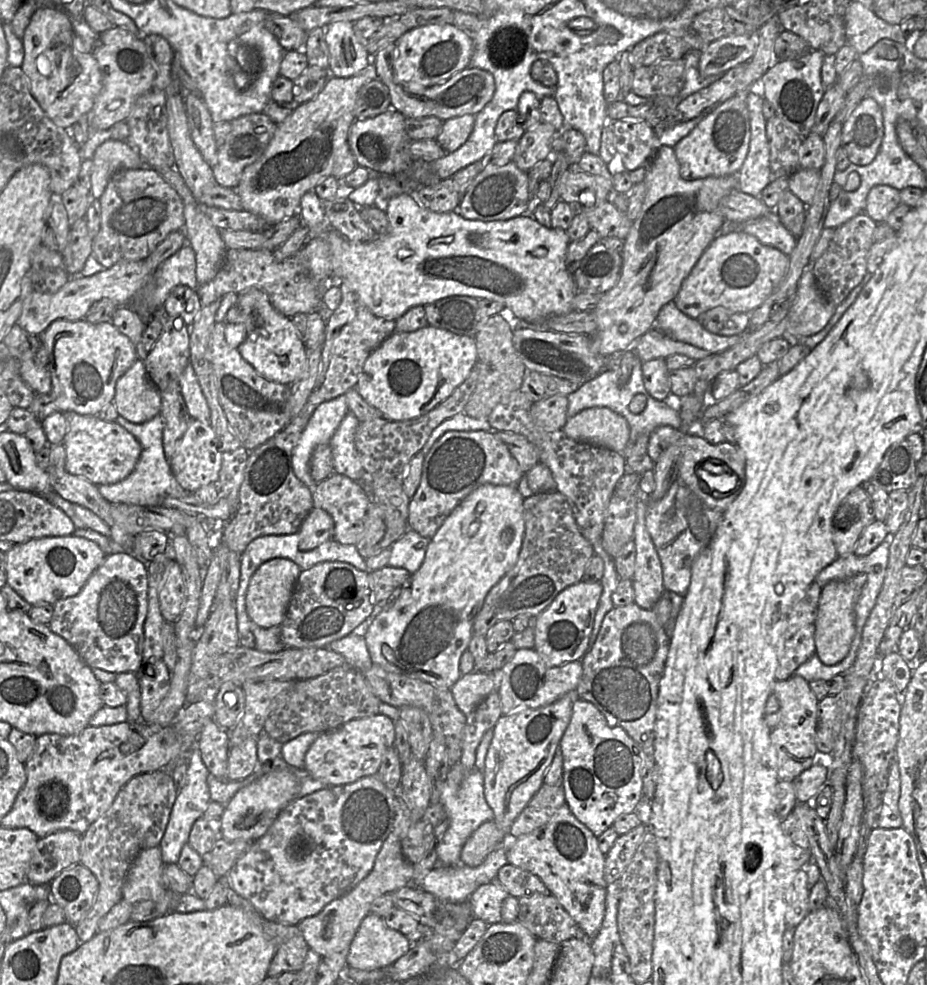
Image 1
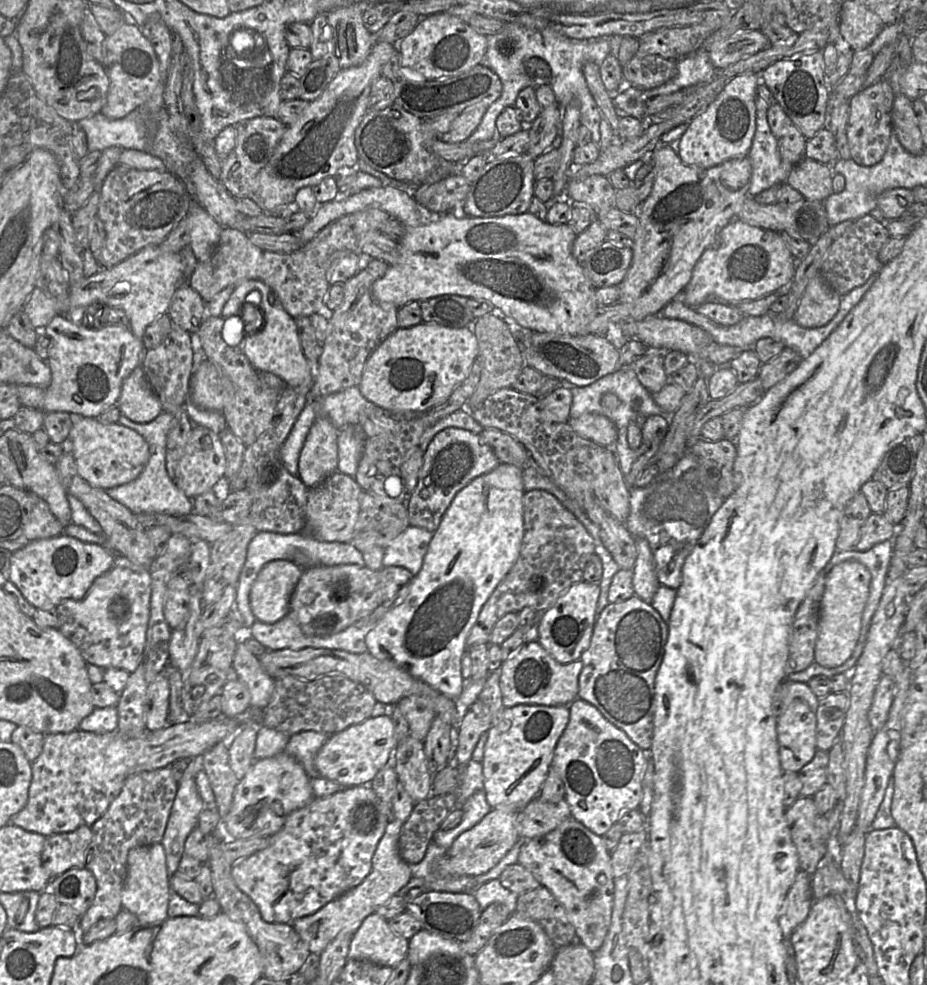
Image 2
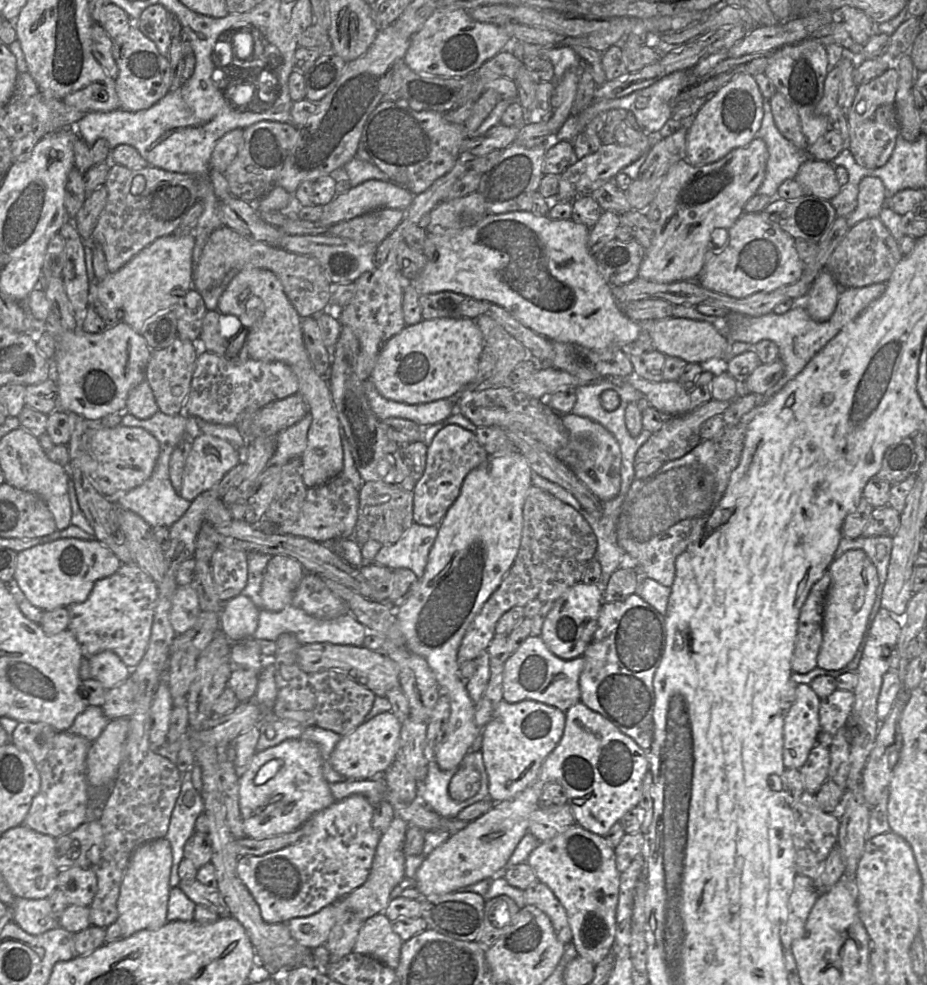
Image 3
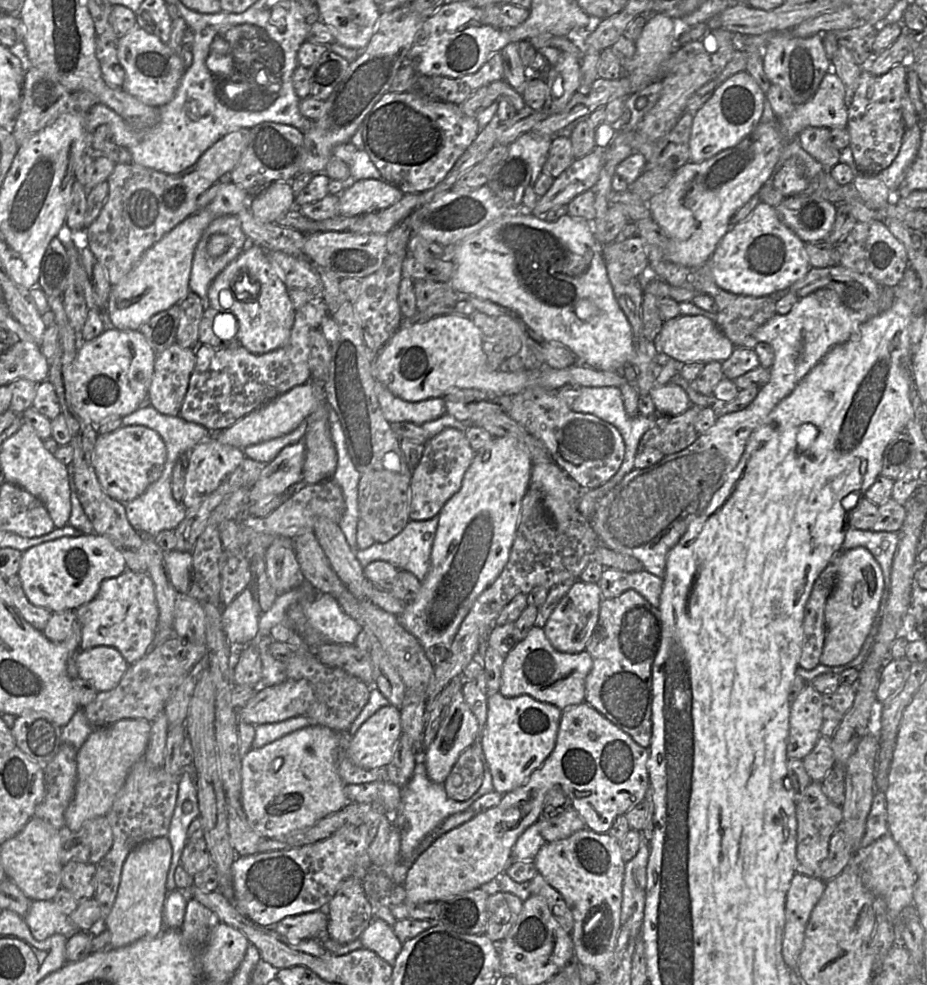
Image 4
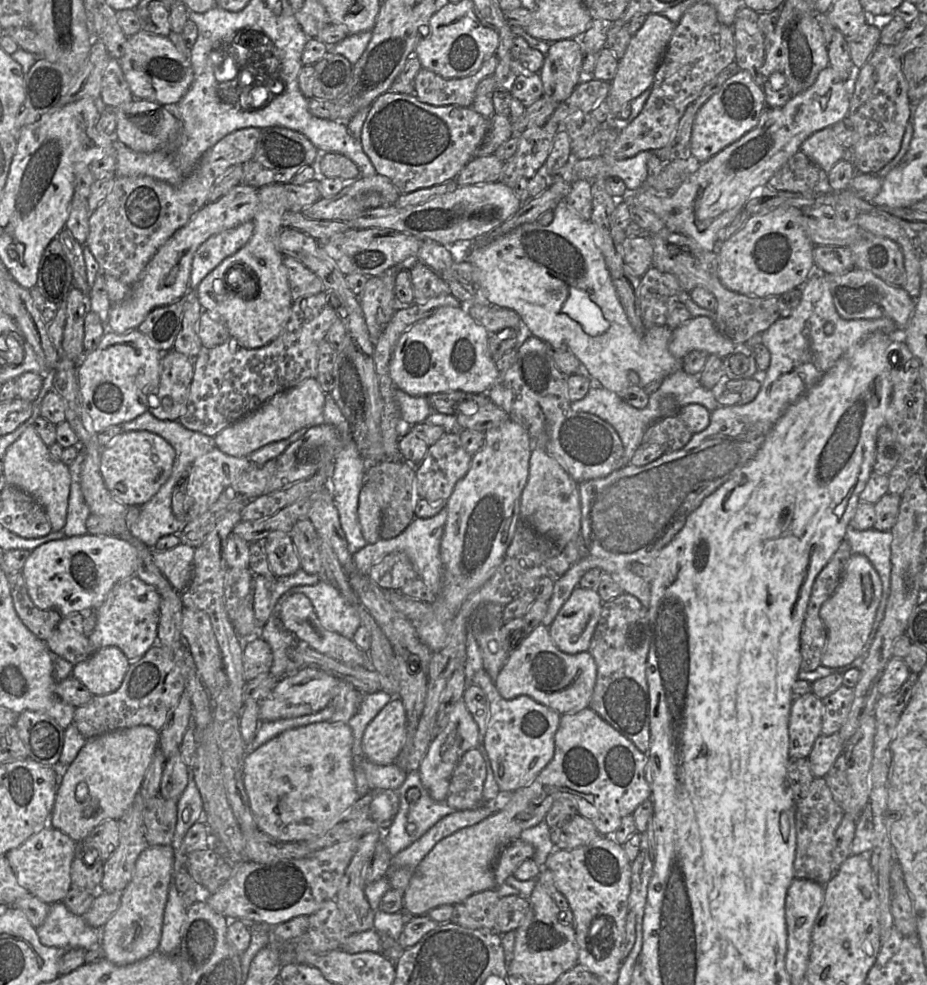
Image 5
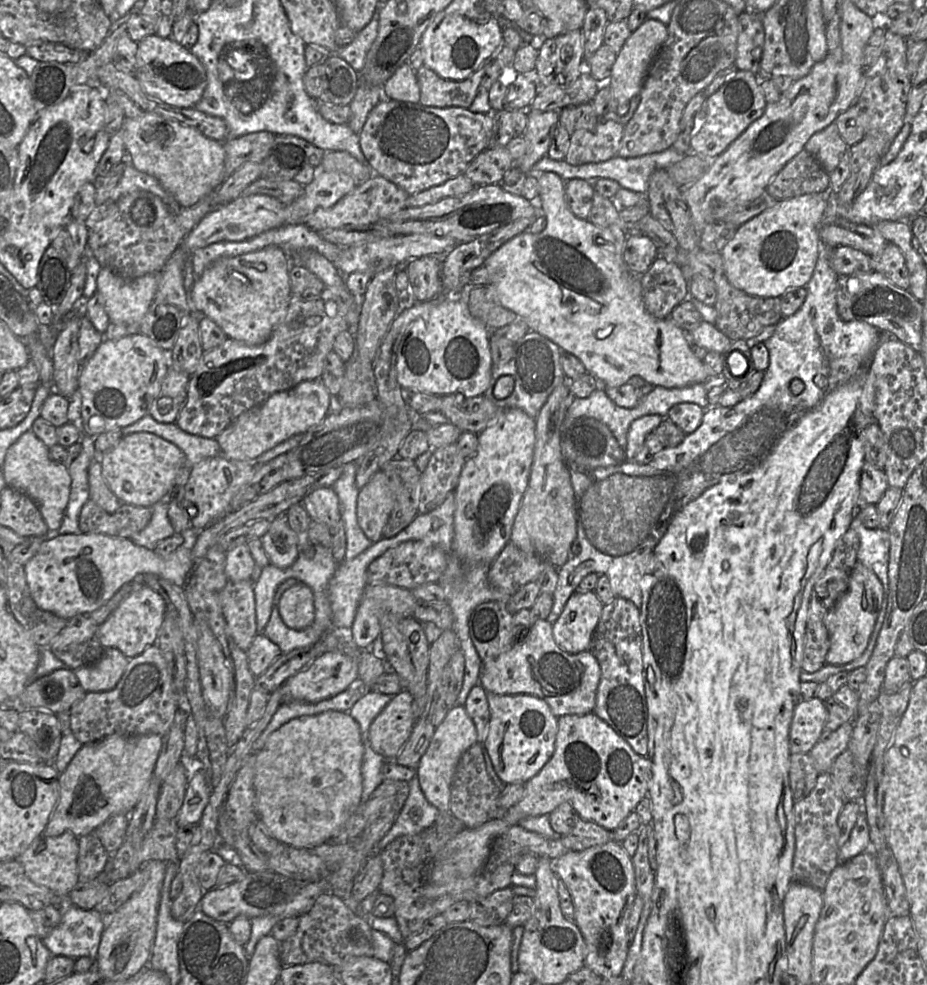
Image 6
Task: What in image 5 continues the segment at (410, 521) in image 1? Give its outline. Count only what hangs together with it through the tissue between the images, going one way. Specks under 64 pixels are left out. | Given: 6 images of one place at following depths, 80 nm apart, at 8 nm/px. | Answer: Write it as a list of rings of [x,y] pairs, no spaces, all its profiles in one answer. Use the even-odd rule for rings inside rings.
[[[446,432],[436,443],[428,447],[423,460],[415,466],[415,517],[429,518],[446,506],[457,482],[467,473],[471,462],[461,444],[459,432]]]

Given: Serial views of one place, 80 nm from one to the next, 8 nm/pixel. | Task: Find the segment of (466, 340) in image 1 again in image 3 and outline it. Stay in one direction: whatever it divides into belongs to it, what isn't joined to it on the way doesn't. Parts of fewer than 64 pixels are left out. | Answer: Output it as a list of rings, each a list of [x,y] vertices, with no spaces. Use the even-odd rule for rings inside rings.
[[[422,319],[417,324],[406,325],[383,345],[370,380],[383,397],[400,403],[422,404],[440,399],[454,399],[461,389],[475,378],[483,348],[482,333],[472,319]]]

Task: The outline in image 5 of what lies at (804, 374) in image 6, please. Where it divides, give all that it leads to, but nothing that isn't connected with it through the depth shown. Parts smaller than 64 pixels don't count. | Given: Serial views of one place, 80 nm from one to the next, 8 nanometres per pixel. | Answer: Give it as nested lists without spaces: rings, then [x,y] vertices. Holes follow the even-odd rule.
[[[814,269],[812,274],[809,276],[807,281],[802,286],[802,297],[801,301],[798,304],[798,306],[792,311],[792,313],[787,317],[780,317],[778,320],[776,320],[769,328],[767,328],[764,332],[762,332],[762,343],[764,346],[769,350],[770,352],[770,365],[766,372],[762,374],[761,377],[761,388],[759,392],[757,393],[756,397],[747,404],[736,404],[732,406],[719,406],[718,402],[712,392],[711,389],[704,388],[699,380],[698,375],[689,375],[686,372],[684,372],[682,369],[672,373],[668,377],[664,378],[662,384],[660,385],[659,389],[650,394],[649,396],[649,403],[648,405],[643,409],[636,409],[628,405],[617,393],[608,390],[598,384],[594,384],[588,391],[585,397],[583,397],[580,400],[571,402],[570,406],[573,411],[576,412],[586,412],[589,414],[593,414],[602,420],[609,423],[618,433],[619,438],[622,442],[622,445],[624,447],[625,451],[625,458],[627,461],[627,464],[625,464],[623,467],[613,471],[611,474],[598,478],[589,480],[586,482],[582,482],[578,484],[579,488],[579,495],[580,495],[580,505],[581,505],[581,531],[580,534],[583,537],[583,540],[585,542],[585,545],[588,549],[588,555],[575,563],[565,574],[563,574],[559,579],[557,579],[554,582],[554,588],[553,593],[550,598],[550,600],[547,602],[548,609],[546,612],[546,615],[542,621],[542,624],[546,627],[549,627],[552,622],[554,621],[555,617],[557,616],[559,610],[563,606],[563,604],[567,601],[567,599],[570,597],[573,590],[579,585],[579,582],[582,578],[582,576],[590,569],[592,568],[599,568],[603,572],[609,574],[612,579],[621,587],[622,591],[624,593],[630,594],[635,596],[644,607],[648,607],[650,604],[650,597],[651,597],[651,590],[650,590],[650,584],[648,581],[646,581],[644,578],[638,576],[637,574],[633,573],[630,570],[630,565],[633,562],[640,562],[644,565],[651,566],[656,558],[658,557],[660,551],[672,541],[672,539],[677,535],[677,533],[684,527],[687,517],[695,511],[703,502],[703,500],[708,497],[710,494],[712,494],[717,488],[719,488],[724,482],[729,480],[731,477],[733,477],[743,466],[745,466],[758,452],[758,450],[761,448],[762,444],[764,443],[767,435],[772,430],[776,422],[779,420],[779,418],[785,413],[785,411],[788,409],[790,405],[795,403],[807,390],[809,390],[812,386],[814,386],[823,376],[824,374],[834,366],[834,364],[854,345],[859,345],[863,341],[865,341],[867,338],[872,336],[873,334],[886,334],[889,336],[901,336],[903,332],[898,330],[895,323],[889,319],[889,318],[880,318],[875,320],[868,320],[868,319],[853,319],[853,320],[845,320],[843,319],[837,312],[836,307],[833,302],[832,293],[830,290],[830,285],[826,281],[823,273],[817,271]],[[666,396],[673,396],[676,399],[676,402],[678,406],[681,408],[685,405],[696,403],[701,404],[705,408],[707,408],[711,414],[710,414],[710,423],[703,431],[694,433],[689,440],[689,442],[682,447],[679,450],[663,453],[659,458],[656,460],[643,465],[643,466],[635,466],[630,463],[635,451],[640,446],[642,436],[647,429],[647,427],[652,424],[653,422],[661,419],[663,417],[663,412],[661,411],[660,402],[662,398]]]

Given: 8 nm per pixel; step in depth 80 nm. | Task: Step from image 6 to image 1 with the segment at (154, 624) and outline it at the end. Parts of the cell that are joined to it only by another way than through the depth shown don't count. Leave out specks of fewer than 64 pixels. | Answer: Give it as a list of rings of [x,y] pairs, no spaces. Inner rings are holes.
[[[127,553],[108,554],[77,595],[53,604],[53,616],[47,626],[65,639],[90,668],[115,674],[137,672],[143,667],[147,593],[144,564]]]

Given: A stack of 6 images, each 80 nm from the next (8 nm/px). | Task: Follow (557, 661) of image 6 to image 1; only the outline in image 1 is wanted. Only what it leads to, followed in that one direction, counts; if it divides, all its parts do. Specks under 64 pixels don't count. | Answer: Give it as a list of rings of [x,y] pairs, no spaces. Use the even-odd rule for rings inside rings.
[[[519,649],[512,659],[497,673],[497,692],[500,697],[502,714],[509,714],[528,708],[547,706],[568,692],[576,692],[582,675],[581,661],[548,666],[533,649]]]

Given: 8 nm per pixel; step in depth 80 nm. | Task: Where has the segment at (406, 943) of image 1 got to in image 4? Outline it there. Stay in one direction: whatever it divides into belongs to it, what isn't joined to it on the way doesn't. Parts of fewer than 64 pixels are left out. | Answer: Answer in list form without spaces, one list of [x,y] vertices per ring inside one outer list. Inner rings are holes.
[[[373,918],[359,939],[363,948],[372,950],[391,965],[394,964],[403,944],[393,932],[392,927],[378,918]]]

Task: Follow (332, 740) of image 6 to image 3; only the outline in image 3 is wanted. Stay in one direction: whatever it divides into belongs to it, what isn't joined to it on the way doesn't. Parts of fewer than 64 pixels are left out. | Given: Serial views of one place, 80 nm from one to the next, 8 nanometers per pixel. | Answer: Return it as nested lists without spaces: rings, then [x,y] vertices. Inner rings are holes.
[[[287,739],[280,744],[255,752],[239,777],[239,807],[246,837],[263,839],[293,832],[315,813],[329,807],[334,799],[322,769],[318,746],[312,742]]]

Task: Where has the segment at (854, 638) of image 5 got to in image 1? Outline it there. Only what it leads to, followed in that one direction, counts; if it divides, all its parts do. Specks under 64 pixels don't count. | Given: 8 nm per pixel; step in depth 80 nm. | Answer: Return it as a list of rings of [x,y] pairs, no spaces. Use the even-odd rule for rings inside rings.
[[[857,574],[847,580],[832,581],[822,588],[815,622],[815,654],[827,666],[840,663],[849,653],[856,632],[855,604],[866,580],[867,574]]]

